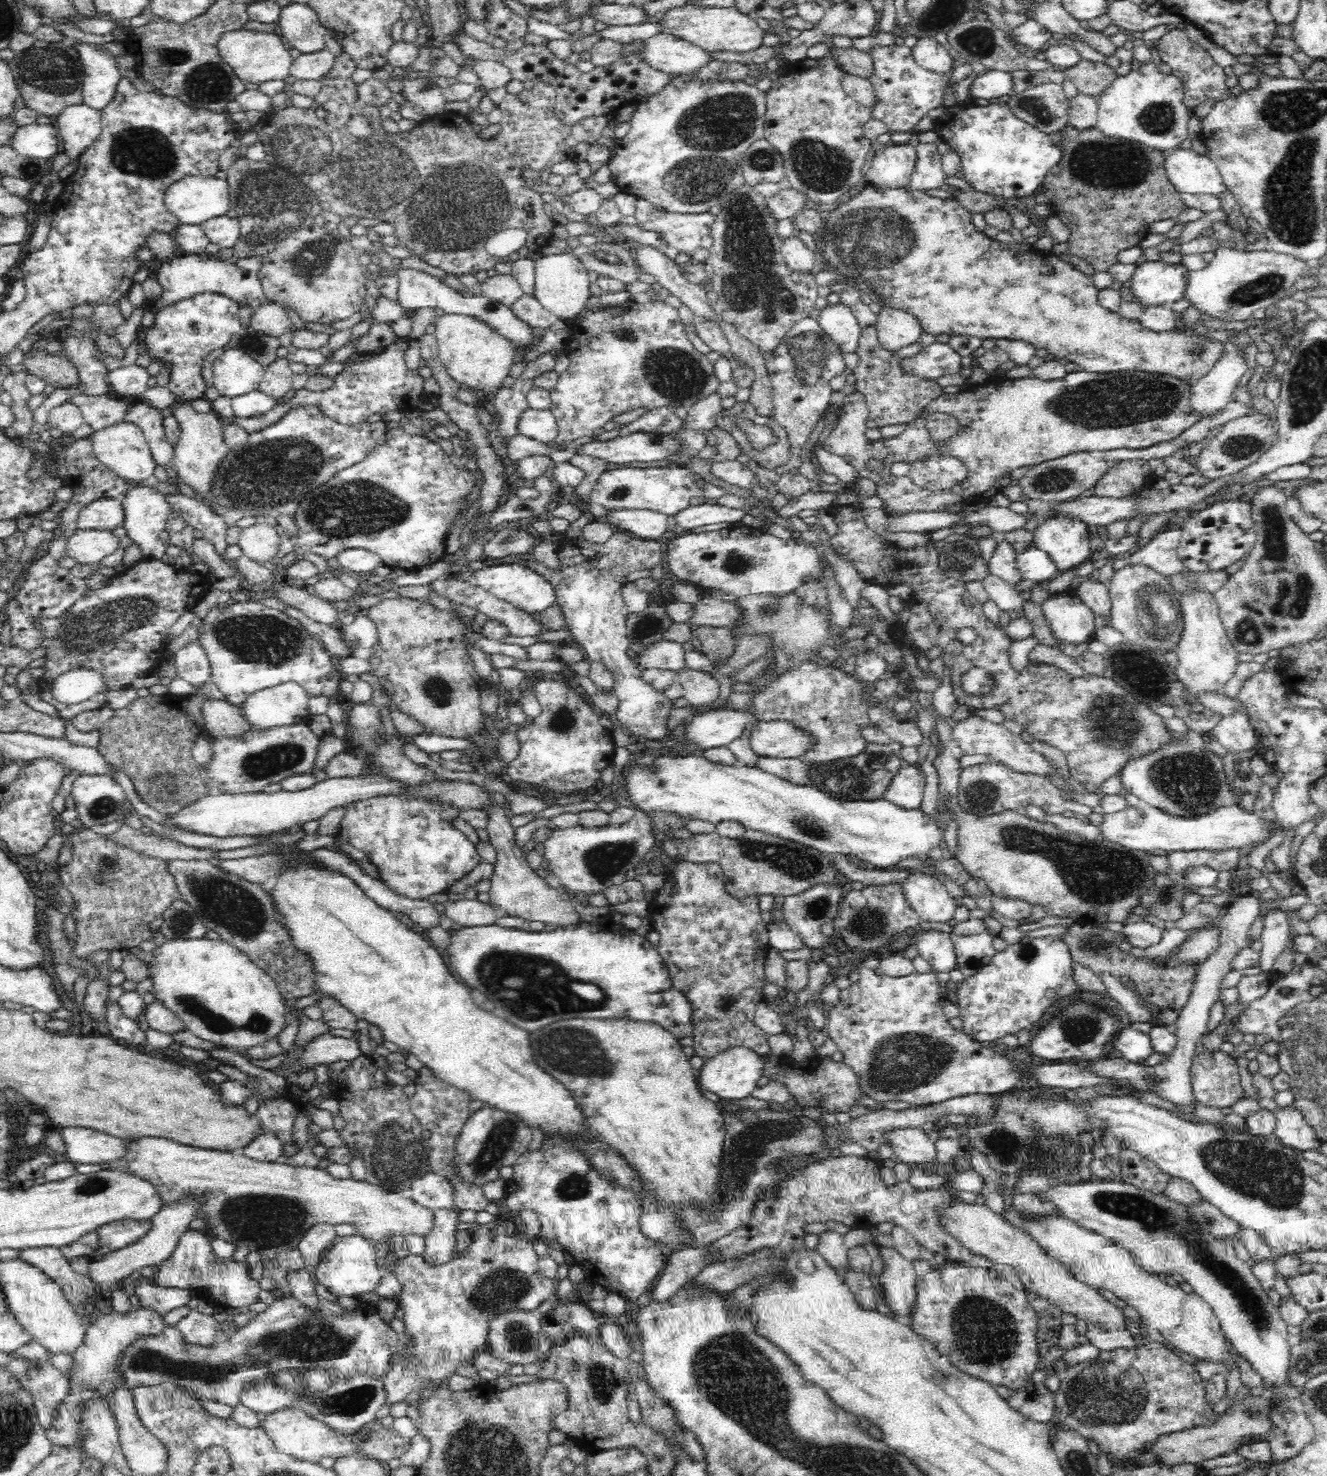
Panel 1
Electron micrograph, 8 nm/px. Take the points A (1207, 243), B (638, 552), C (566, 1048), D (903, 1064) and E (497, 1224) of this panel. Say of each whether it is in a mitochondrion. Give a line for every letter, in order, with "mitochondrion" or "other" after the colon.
A: other
B: other
C: mitochondrion
D: mitochondrion
E: other

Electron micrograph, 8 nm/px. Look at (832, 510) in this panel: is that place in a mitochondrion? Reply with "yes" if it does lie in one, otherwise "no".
no

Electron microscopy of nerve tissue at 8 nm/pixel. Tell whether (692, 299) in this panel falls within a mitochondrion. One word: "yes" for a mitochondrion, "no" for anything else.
no

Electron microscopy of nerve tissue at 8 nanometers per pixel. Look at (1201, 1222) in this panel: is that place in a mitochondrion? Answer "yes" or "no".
yes

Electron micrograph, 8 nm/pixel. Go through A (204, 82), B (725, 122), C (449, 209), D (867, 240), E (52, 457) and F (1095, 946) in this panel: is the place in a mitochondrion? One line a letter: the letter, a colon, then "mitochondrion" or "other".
A: mitochondrion
B: mitochondrion
C: mitochondrion
D: mitochondrion
E: other
F: mitochondrion

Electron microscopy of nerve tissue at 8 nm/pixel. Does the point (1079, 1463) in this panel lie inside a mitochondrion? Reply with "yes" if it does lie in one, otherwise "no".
yes

